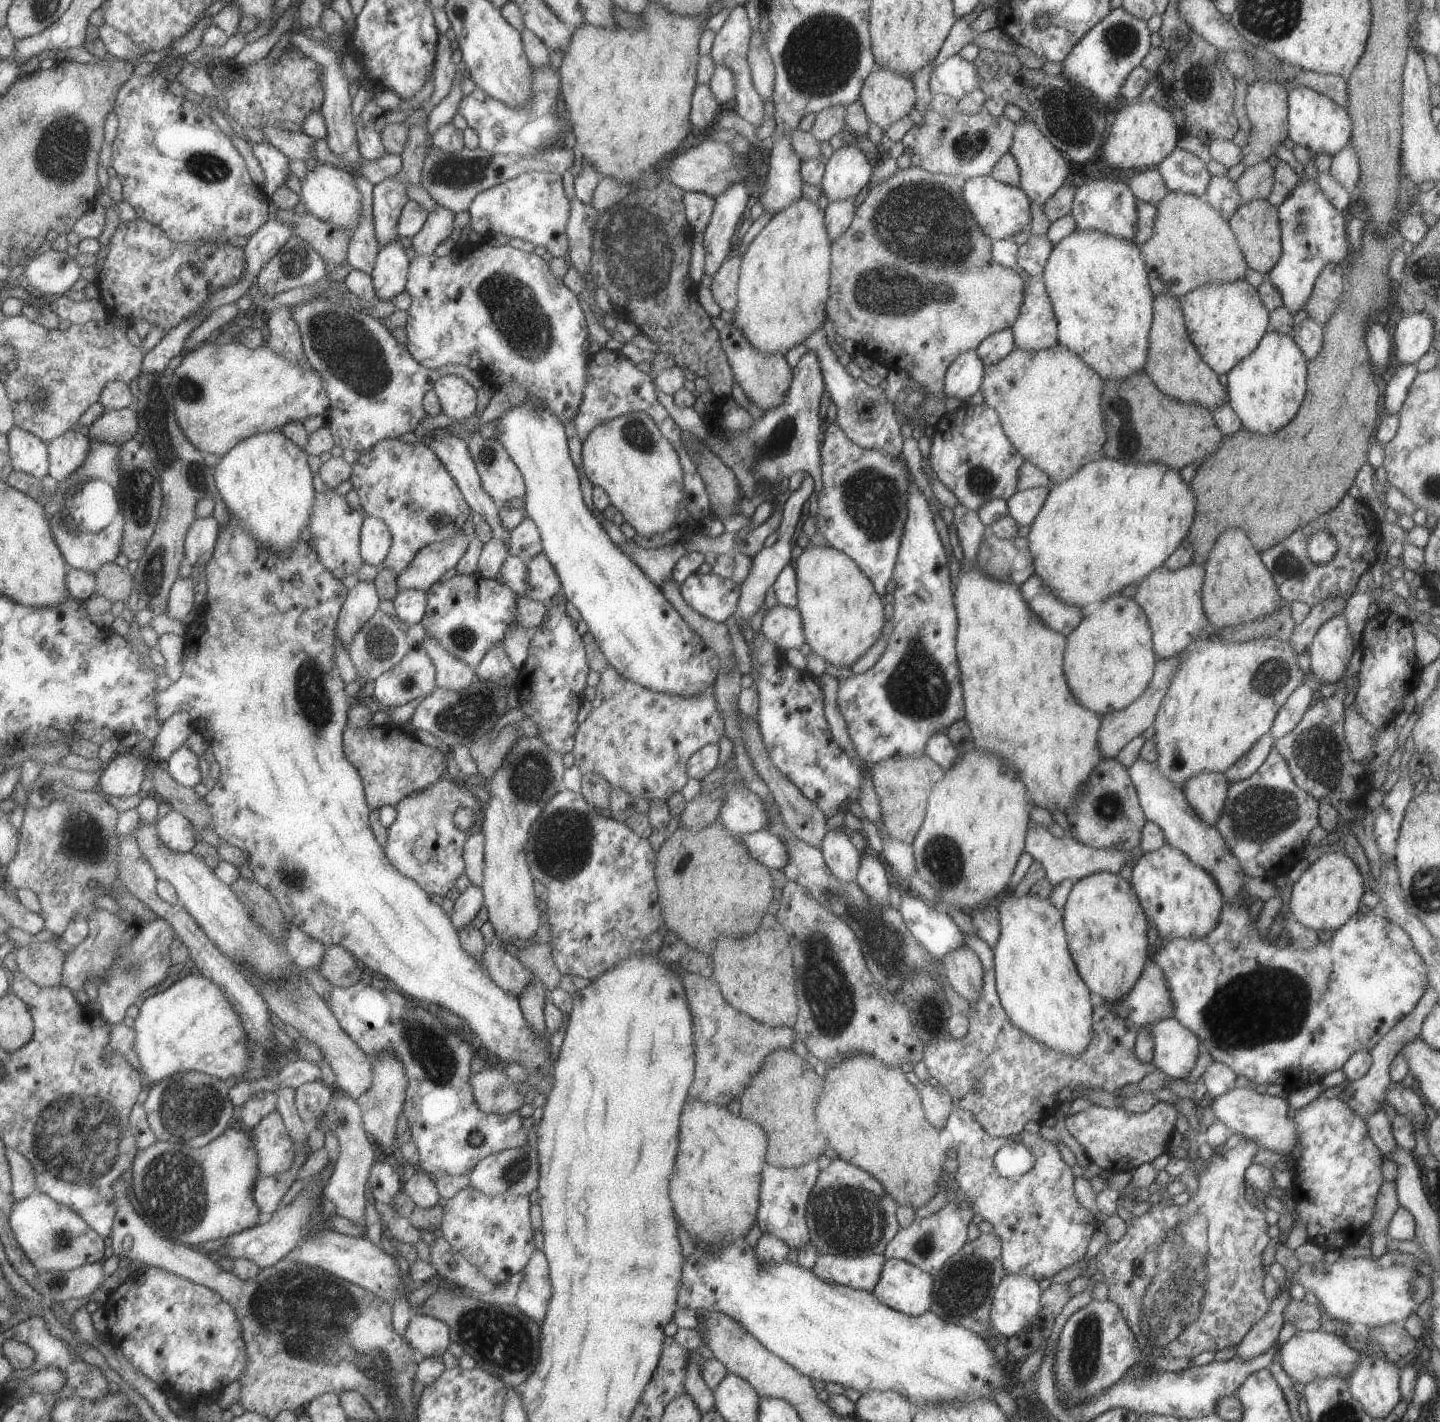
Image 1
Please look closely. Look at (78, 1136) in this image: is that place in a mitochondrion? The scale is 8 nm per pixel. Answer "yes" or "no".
yes

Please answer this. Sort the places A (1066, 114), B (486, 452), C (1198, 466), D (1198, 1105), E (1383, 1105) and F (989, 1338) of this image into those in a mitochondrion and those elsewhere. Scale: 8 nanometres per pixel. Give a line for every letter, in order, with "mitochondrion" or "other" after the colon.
A: mitochondrion
B: mitochondrion
C: other
D: other
E: other
F: other

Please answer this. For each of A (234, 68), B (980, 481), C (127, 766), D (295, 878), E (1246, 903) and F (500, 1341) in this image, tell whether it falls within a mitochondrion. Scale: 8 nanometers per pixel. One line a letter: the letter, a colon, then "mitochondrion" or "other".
A: other
B: mitochondrion
C: other
D: mitochondrion
E: other
F: mitochondrion

